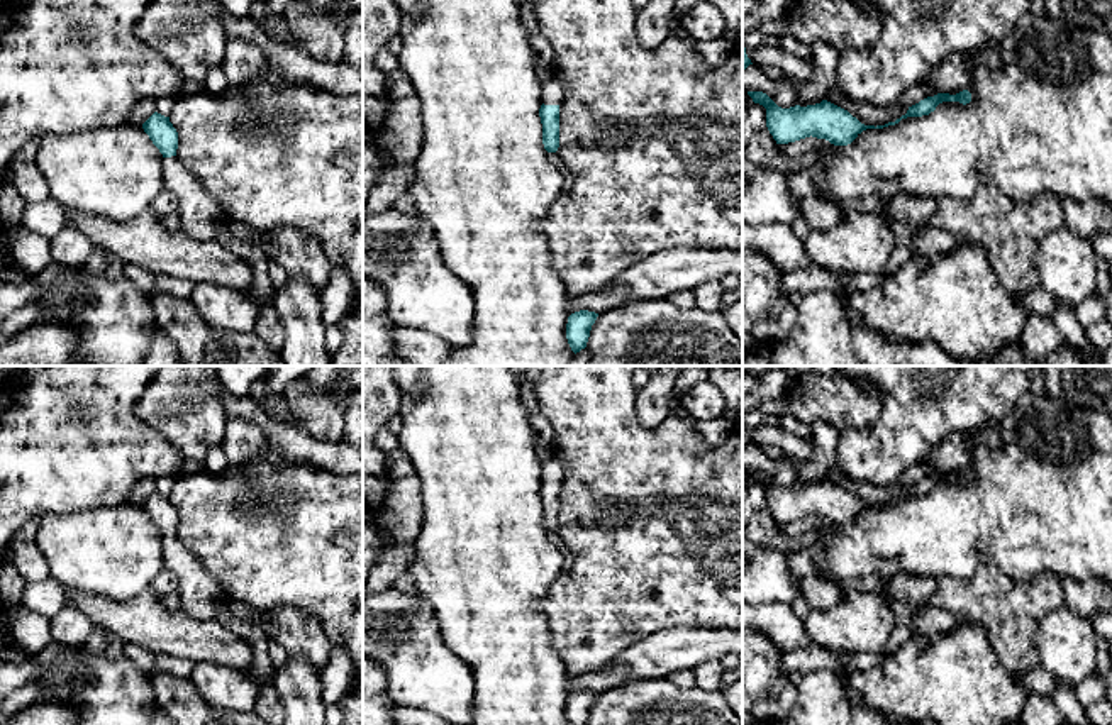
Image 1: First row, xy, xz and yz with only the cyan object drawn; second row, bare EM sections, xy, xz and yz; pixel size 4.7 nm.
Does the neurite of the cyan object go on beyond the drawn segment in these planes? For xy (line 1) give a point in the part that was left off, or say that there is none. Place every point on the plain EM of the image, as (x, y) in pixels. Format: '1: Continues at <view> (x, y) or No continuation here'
1: Continues at xy (200, 595)

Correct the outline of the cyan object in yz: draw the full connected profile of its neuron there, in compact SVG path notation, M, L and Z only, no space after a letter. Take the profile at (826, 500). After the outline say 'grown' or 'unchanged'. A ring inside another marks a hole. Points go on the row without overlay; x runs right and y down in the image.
M968 469L956 474L937 473L909 486L907 493L895 501L875 506L861 503L848 490L827 479L807 486L795 484L790 488L781 488L763 471L748 471L748 474L754 483L766 488L766 506L776 523L788 523L812 515L817 518L826 518L834 525L848 525L866 508L883 508L895 505L907 496L929 495L942 481L959 481L963 484L971 481L971 473Z | unchanged

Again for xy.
M154 491L142 508L163 534L163 561L178 579L181 610L197 620L215 618L225 598L215 578L178 539L178 512L170 496Z | grown

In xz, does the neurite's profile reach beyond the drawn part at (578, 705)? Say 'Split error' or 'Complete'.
Complete

